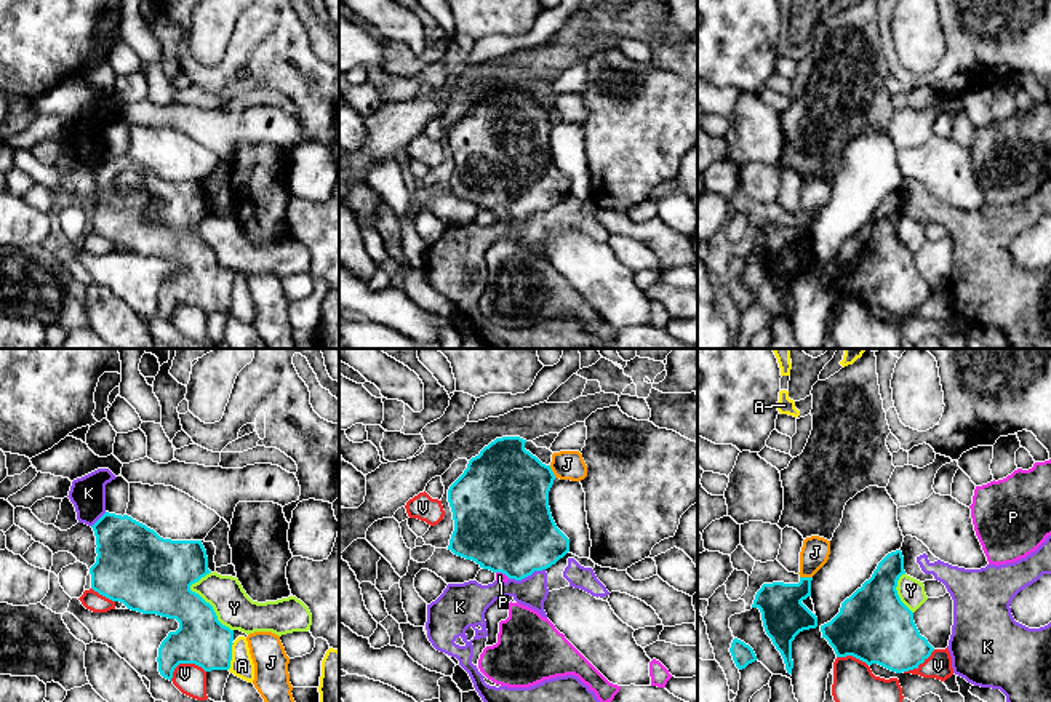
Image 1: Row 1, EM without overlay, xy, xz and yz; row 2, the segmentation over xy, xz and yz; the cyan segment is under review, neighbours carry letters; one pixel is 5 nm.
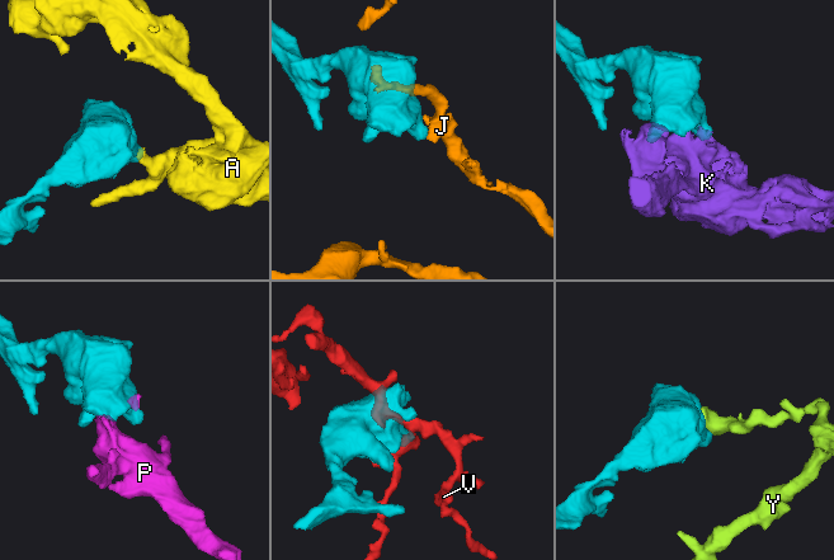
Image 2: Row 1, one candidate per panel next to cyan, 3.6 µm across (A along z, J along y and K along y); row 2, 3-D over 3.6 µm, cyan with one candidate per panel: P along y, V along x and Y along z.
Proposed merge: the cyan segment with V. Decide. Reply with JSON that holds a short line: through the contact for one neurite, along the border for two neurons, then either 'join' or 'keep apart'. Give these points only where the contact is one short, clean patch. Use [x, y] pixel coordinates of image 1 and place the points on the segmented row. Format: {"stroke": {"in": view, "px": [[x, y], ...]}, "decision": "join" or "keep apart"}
{"decision": "keep apart"}

